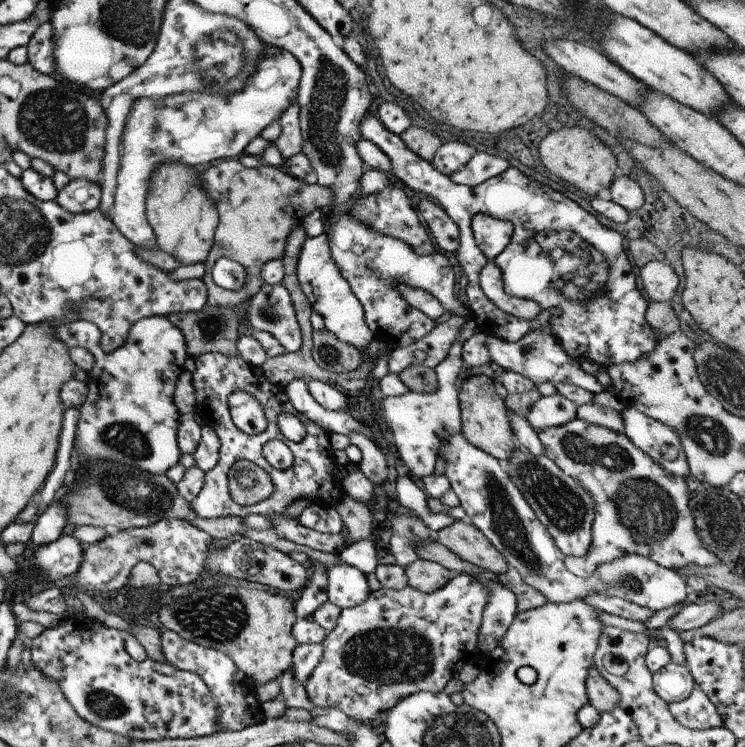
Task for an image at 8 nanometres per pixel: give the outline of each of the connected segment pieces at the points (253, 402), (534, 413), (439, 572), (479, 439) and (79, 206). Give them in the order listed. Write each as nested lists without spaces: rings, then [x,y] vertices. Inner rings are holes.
[[[237,389],[227,397],[227,406],[232,423],[245,434],[263,432],[266,418],[262,404],[248,392]]]
[[[559,393],[541,396],[533,403],[524,416],[532,430],[537,434],[546,428],[561,427],[562,422],[573,417],[576,406]]]
[[[419,558],[404,566],[404,573],[406,584],[424,593],[430,593],[441,588],[455,575],[440,564]]]
[[[483,374],[467,377],[459,386],[457,393],[460,410],[460,434],[476,449],[495,457],[500,462],[506,462],[513,447],[513,433],[509,427],[508,412],[504,400],[495,394],[491,378]]]
[[[74,178],[58,190],[54,201],[70,213],[84,213],[98,208],[100,185],[86,178]]]

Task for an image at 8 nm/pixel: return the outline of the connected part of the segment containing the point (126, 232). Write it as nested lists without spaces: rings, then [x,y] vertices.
[[[266,45],[260,52],[255,72],[252,72],[243,83],[240,91],[228,95],[206,92],[185,92],[167,98],[143,97],[136,99],[129,109],[129,118],[125,124],[123,138],[120,138],[120,161],[116,172],[116,185],[113,195],[113,214],[111,222],[115,228],[134,246],[139,249],[153,249],[156,238],[147,222],[144,213],[144,198],[147,190],[148,176],[163,161],[177,161],[187,166],[204,168],[217,158],[221,160],[235,159],[244,153],[244,148],[261,130],[271,122],[277,122],[282,112],[295,100],[298,91],[298,80],[301,76],[300,64],[297,59],[283,49]]]

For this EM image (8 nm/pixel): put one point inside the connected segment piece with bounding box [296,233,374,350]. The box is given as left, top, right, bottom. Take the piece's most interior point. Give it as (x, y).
(329, 295)

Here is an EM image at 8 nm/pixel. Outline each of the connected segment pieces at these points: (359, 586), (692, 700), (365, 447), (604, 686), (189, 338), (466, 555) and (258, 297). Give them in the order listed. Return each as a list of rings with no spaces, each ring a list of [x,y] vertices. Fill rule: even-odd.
[[[345,564],[329,566],[327,575],[327,601],[340,609],[361,604],[371,592],[365,574]]]
[[[697,686],[685,700],[669,704],[668,711],[681,726],[689,730],[704,731],[722,726],[715,707]]]
[[[349,433],[347,436],[350,444],[360,447],[361,458],[357,463],[357,470],[361,471],[372,485],[380,486],[386,481],[388,474],[388,466],[383,454],[365,435]]]
[[[593,667],[588,670],[585,686],[587,703],[599,714],[609,712],[617,706],[619,693]]]
[[[203,305],[201,310],[171,313],[166,316],[184,336],[186,351],[191,358],[203,353],[221,353],[225,356],[237,357],[238,341],[237,330],[239,330],[239,316],[232,308],[212,307]]]
[[[455,519],[434,534],[434,539],[461,560],[490,571],[495,576],[507,570],[506,560],[471,523]]]
[[[259,282],[259,290],[246,301],[249,302],[247,322],[252,327],[272,334],[287,353],[295,352],[300,347],[300,328],[284,283],[268,285]]]

